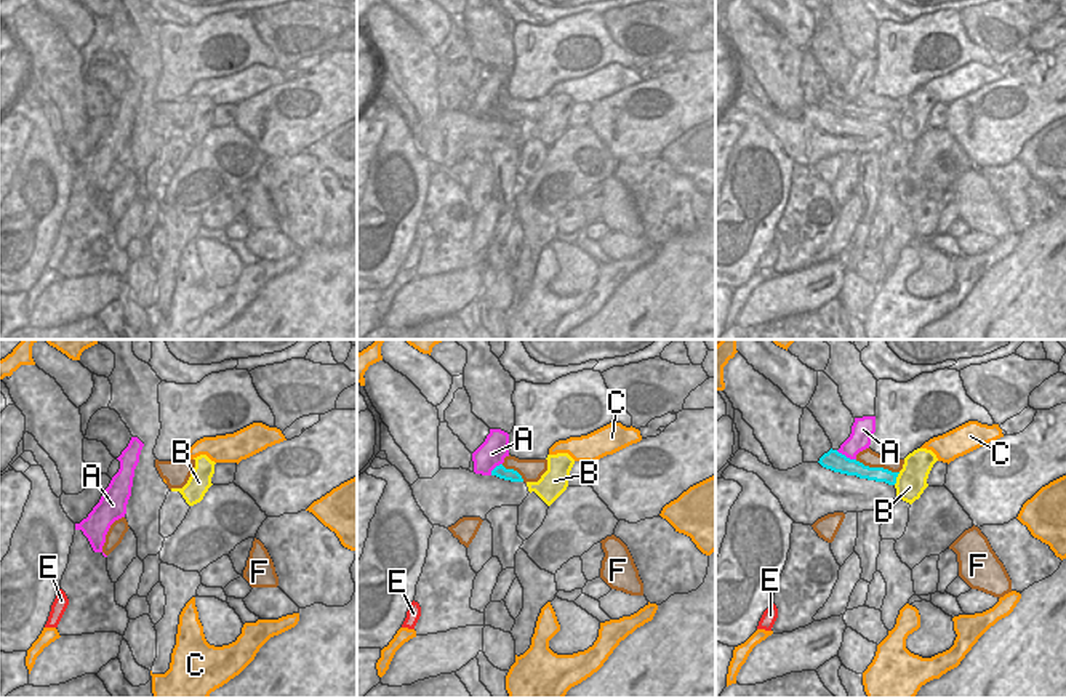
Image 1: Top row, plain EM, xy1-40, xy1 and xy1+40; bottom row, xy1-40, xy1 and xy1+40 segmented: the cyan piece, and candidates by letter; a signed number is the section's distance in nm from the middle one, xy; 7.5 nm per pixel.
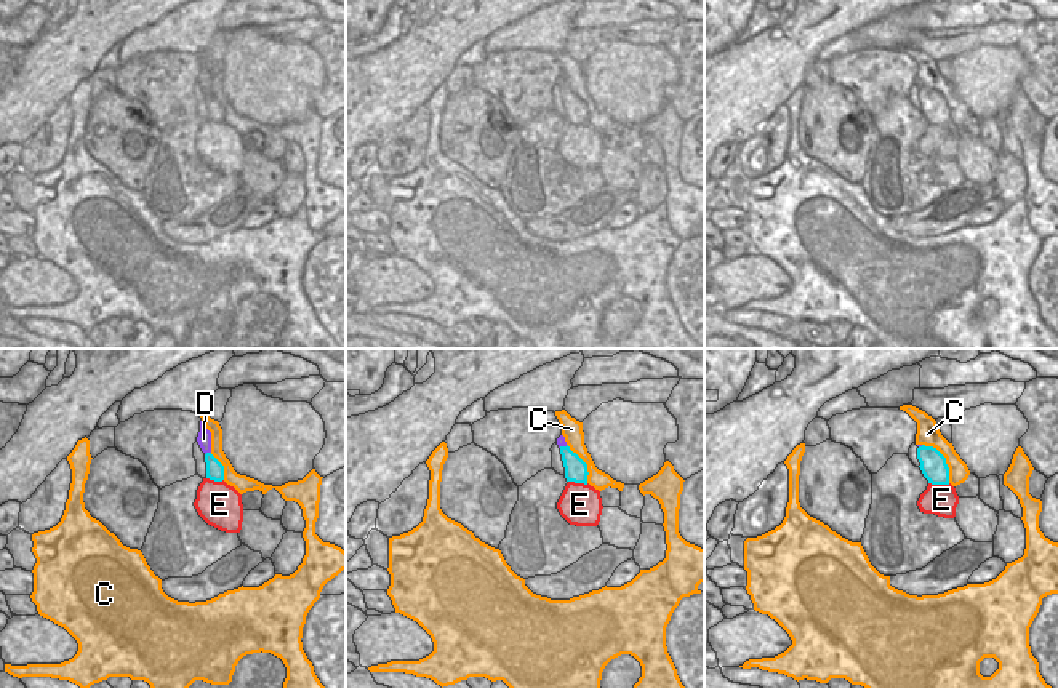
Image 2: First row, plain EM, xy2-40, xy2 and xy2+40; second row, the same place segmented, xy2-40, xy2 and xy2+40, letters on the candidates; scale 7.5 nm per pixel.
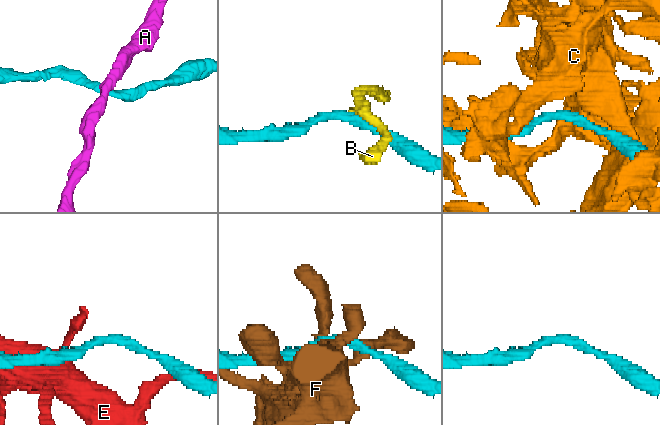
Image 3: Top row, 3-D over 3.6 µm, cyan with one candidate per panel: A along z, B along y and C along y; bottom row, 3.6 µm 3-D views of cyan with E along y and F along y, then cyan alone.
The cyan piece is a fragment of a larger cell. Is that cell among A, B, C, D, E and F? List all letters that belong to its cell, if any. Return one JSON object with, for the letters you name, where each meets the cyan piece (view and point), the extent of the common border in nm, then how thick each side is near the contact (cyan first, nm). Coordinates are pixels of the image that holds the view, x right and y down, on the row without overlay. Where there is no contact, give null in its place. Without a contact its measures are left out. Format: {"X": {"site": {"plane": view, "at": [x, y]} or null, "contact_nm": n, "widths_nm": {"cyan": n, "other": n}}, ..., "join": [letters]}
{"D": {"site": {"plane": "xy2-40", "at": [207, 95]}, "contact_nm": 60, "widths_nm": {"cyan": 140, "other": 110}}, "join": ["D"]}

